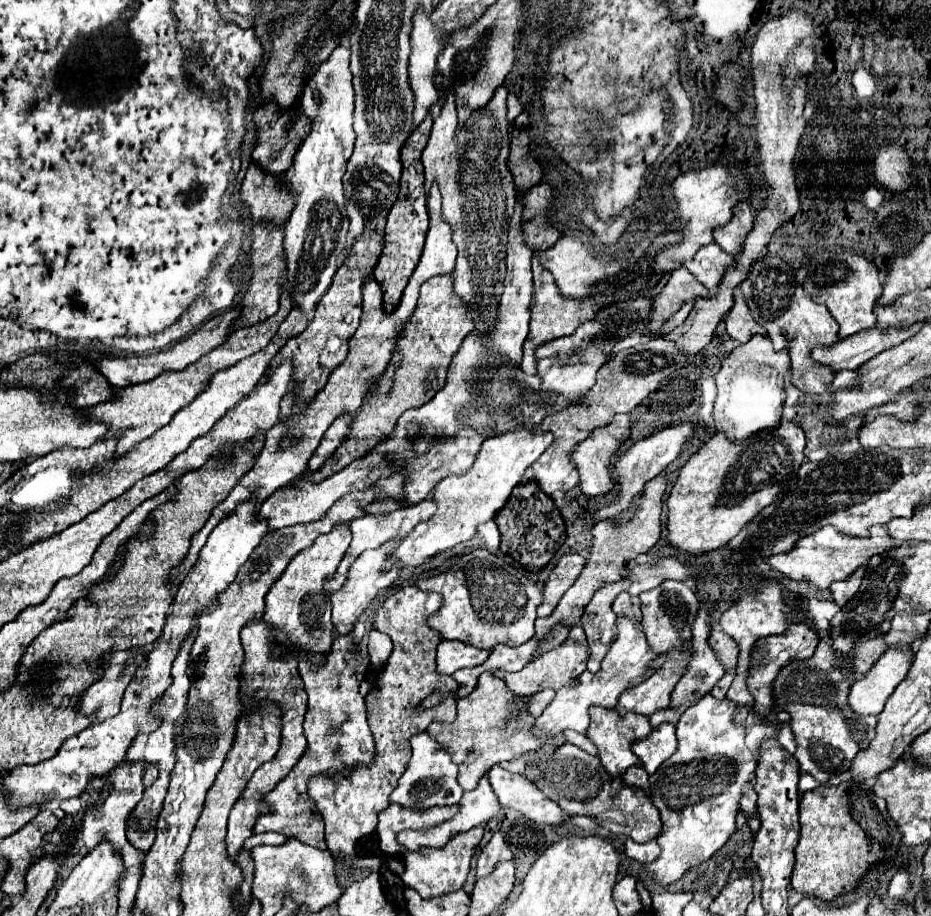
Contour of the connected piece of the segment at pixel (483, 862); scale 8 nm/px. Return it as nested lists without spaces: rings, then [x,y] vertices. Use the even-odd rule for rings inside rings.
[[[496,831],[490,839],[490,843],[478,853],[478,865],[476,865],[476,875],[478,877],[484,877],[484,875],[490,875],[496,867],[496,863],[502,863],[502,861],[508,861],[512,859],[512,851],[508,849],[506,841],[504,841],[504,835],[500,831]]]

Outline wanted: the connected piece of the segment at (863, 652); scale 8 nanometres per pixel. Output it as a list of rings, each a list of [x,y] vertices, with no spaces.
[[[870,639],[864,643],[856,645],[856,653],[854,653],[854,669],[860,675],[866,675],[870,671],[870,667],[876,663],[876,659],[880,655],[884,655],[884,651],[888,649],[888,645],[884,643],[884,639]]]

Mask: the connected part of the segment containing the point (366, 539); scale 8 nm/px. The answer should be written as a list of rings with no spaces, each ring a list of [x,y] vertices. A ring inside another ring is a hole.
[[[426,499],[426,501],[418,503],[418,505],[402,507],[402,509],[398,509],[398,511],[390,511],[390,513],[384,513],[384,515],[364,515],[364,517],[360,517],[360,519],[354,519],[354,521],[348,525],[348,527],[350,527],[350,533],[352,533],[350,547],[348,547],[344,559],[340,561],[340,565],[338,565],[338,569],[336,569],[336,575],[332,575],[332,579],[326,579],[326,581],[324,581],[324,589],[326,589],[328,593],[338,591],[338,589],[342,587],[344,579],[346,579],[346,573],[348,573],[350,565],[360,557],[362,551],[366,551],[366,549],[378,549],[378,547],[384,545],[386,541],[396,541],[396,543],[402,541],[418,523],[428,521],[434,511],[436,511],[436,503],[434,503],[432,499]]]

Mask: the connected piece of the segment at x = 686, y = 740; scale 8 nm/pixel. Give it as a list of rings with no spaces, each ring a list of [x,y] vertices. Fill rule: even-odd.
[[[704,695],[698,703],[688,707],[676,725],[678,751],[650,775],[650,797],[662,815],[664,831],[656,839],[660,855],[644,869],[658,887],[676,883],[688,869],[708,861],[736,831],[742,787],[746,781],[754,781],[758,757],[746,749],[744,733],[750,725],[760,723],[760,717],[750,707],[746,723],[736,725],[732,721],[736,709],[738,703],[712,695]]]

